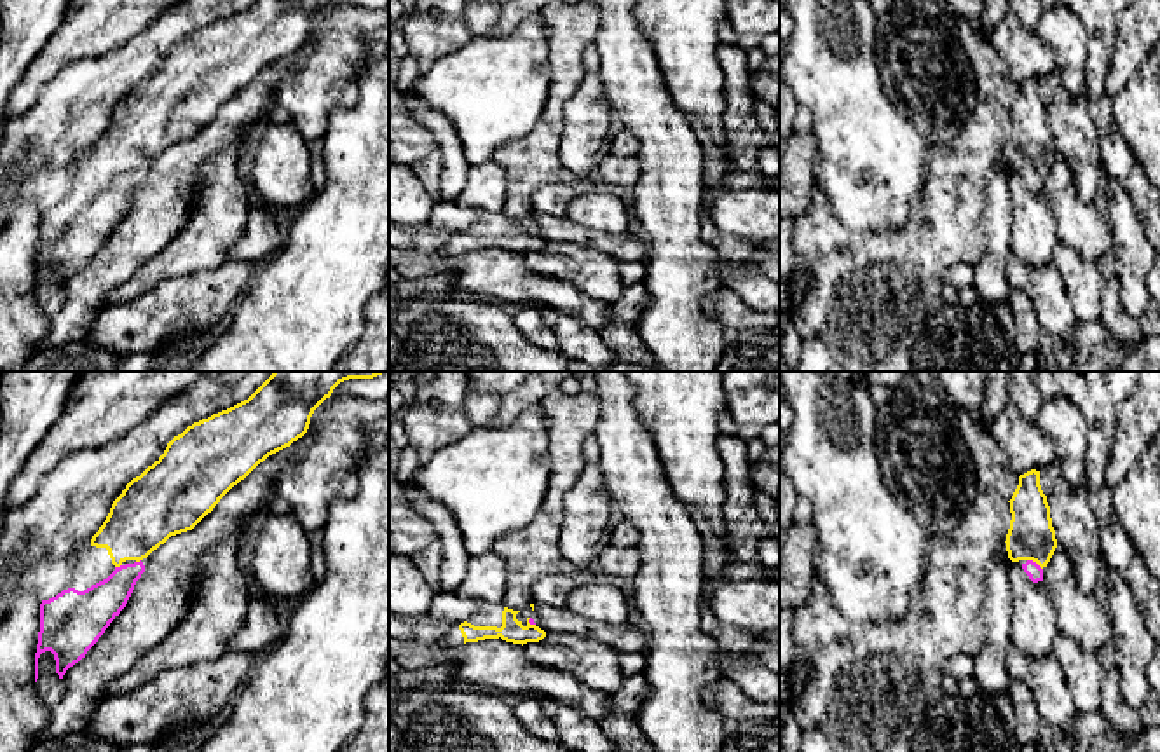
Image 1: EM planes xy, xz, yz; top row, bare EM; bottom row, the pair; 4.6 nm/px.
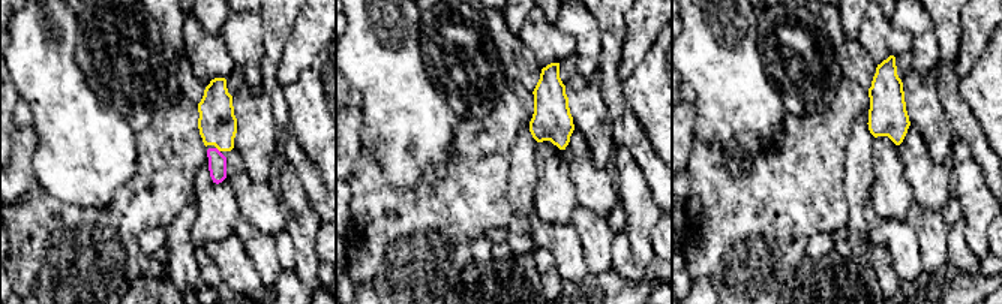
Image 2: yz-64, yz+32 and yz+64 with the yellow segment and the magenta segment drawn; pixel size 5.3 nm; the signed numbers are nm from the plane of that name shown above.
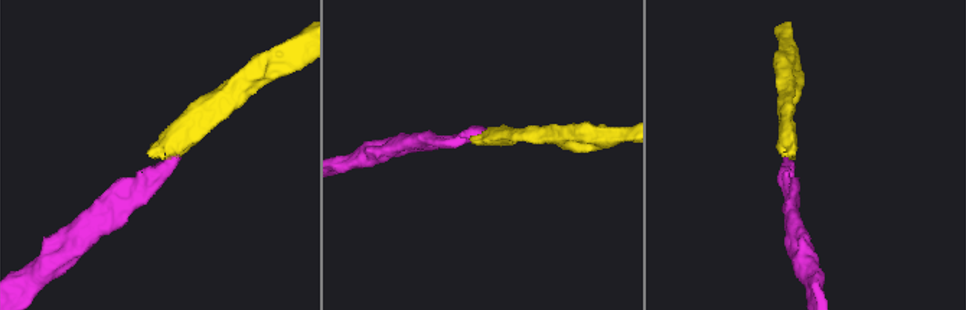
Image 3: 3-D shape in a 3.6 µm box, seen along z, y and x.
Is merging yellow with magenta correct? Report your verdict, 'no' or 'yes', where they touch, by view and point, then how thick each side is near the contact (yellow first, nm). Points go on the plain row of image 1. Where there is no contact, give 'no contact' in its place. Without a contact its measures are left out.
yes | yz (1035, 170) | 220/70 nm

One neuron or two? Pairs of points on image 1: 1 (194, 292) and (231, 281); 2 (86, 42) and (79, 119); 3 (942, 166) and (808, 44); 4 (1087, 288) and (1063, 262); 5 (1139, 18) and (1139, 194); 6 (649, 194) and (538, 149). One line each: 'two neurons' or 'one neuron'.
1: one neuron
2: two neurons
3: two neurons
4: one neuron
5: two neurons
6: two neurons

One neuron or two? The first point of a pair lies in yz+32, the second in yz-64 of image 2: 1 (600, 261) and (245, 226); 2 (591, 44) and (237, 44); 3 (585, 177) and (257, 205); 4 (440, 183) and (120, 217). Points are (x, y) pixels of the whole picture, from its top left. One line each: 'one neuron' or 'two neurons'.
1: one neuron
2: one neuron
3: one neuron
4: one neuron

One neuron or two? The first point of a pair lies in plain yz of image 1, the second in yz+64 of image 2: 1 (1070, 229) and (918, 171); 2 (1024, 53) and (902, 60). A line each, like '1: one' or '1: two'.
1: one
2: two

